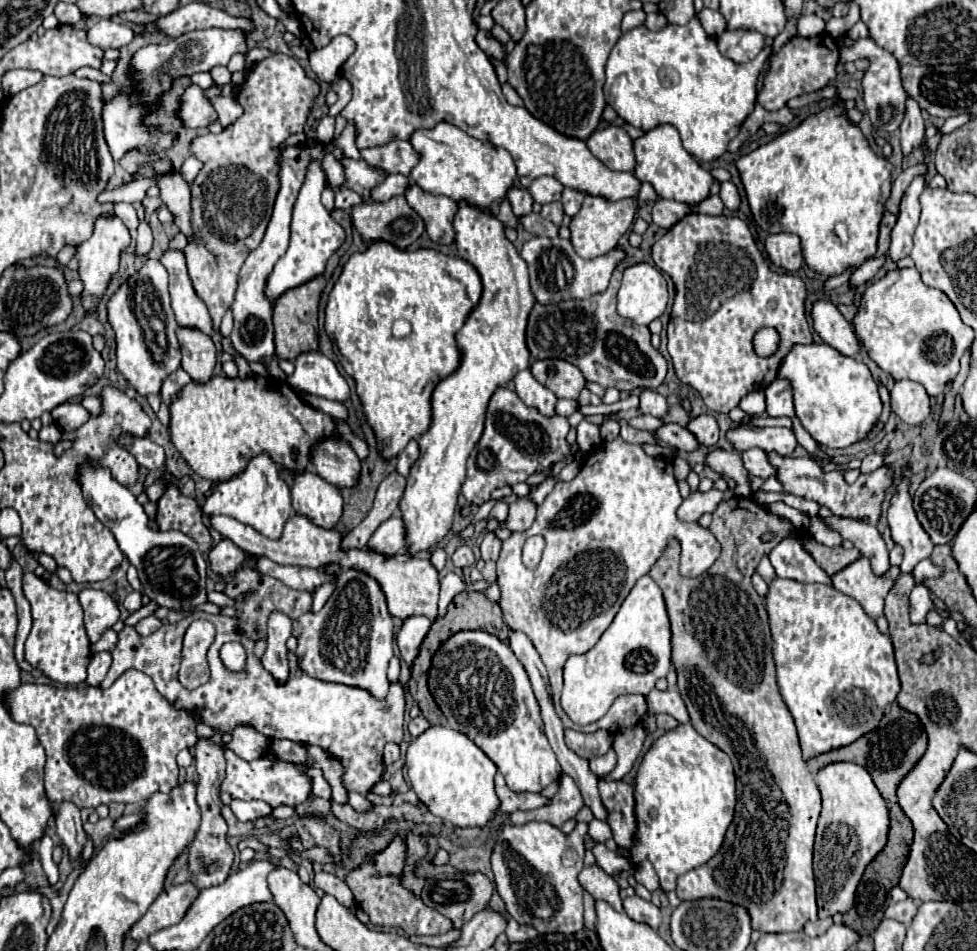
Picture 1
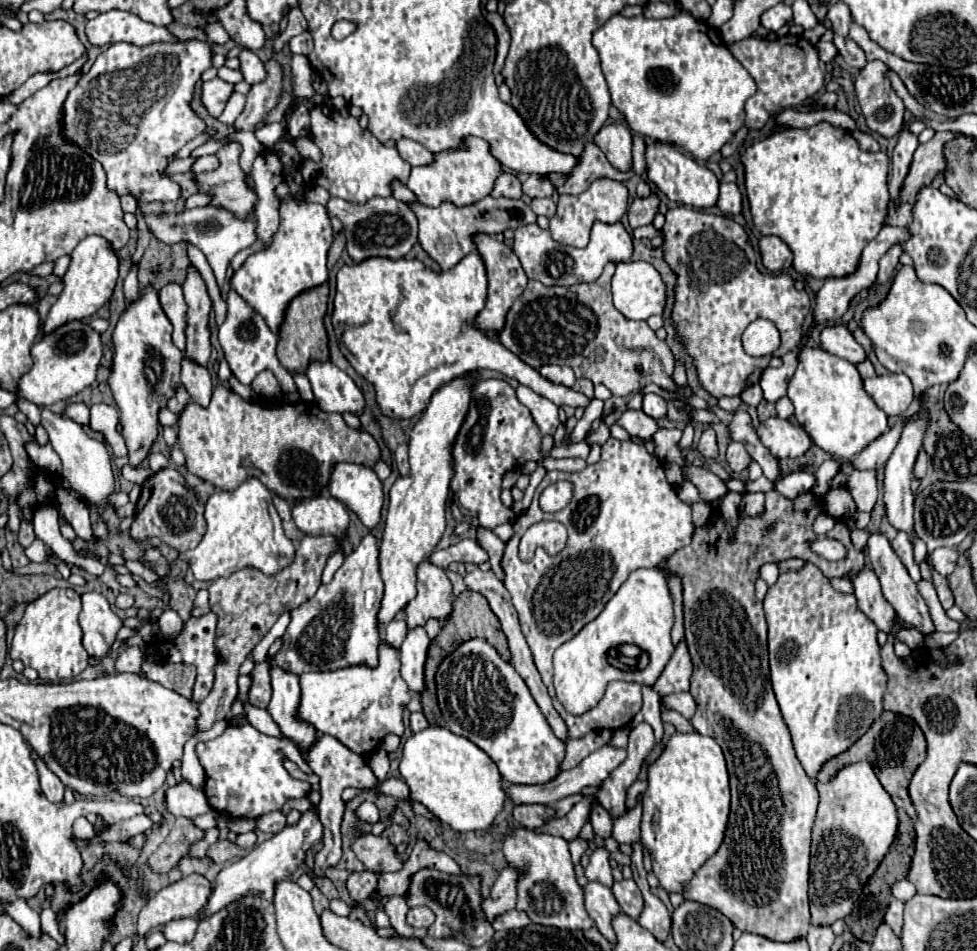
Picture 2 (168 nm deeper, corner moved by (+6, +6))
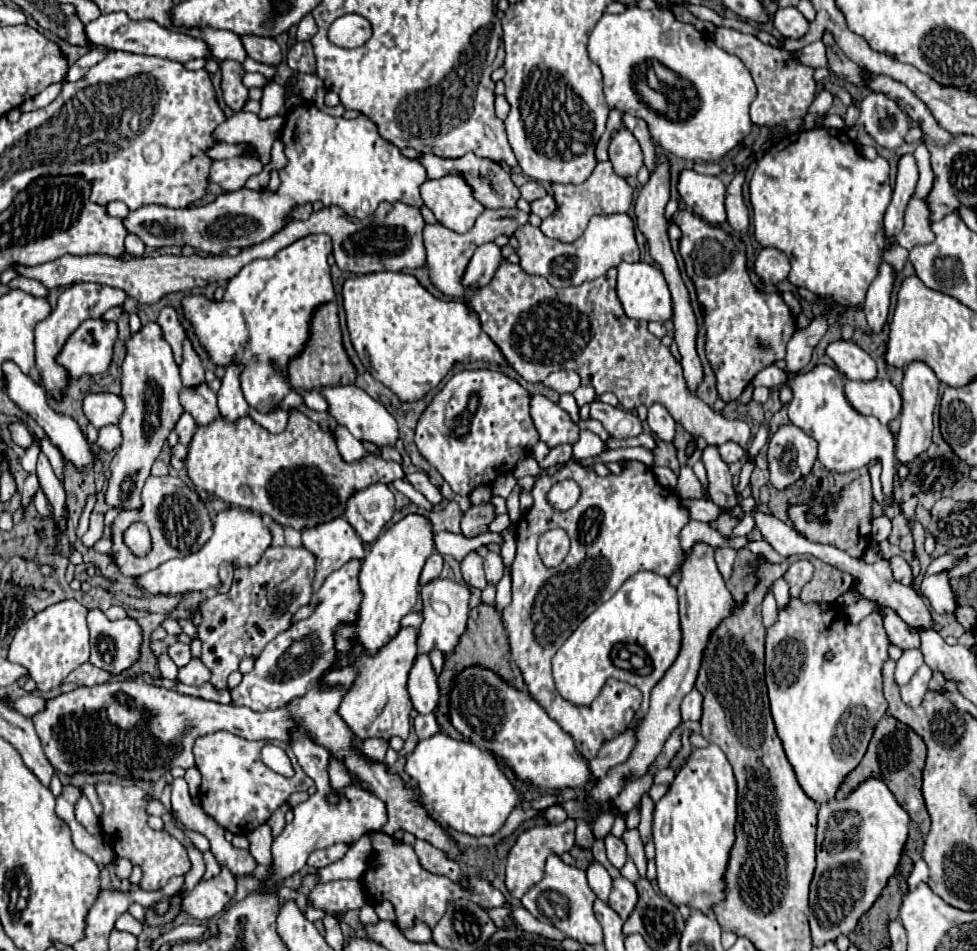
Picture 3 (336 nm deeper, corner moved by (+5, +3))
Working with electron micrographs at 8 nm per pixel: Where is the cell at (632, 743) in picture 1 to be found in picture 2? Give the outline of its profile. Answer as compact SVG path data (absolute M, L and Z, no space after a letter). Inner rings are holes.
M601 747L597 749L595 753L587 755L575 769L571 771L565 771L565 773L559 773L555 779L543 783L543 785L511 785L507 781L503 781L503 791L509 795L509 799L517 805L521 803L541 803L541 805L553 805L573 793L581 793L585 787L595 787L595 785L601 785L609 775L611 771L615 771L627 757L627 751L625 749L617 749L617 747Z

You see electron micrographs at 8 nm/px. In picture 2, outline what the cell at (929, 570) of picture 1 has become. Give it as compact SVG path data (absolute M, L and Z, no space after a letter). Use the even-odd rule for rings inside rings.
M941 547L927 555L927 563L941 575L949 575L955 569L955 561L957 561L957 547L955 549Z

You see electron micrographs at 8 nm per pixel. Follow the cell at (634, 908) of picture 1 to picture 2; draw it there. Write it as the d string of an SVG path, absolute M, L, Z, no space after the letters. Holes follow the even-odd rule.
M623 879L623 881L615 883L613 895L615 895L617 903L621 905L623 913L627 913L633 919L637 919L641 915L645 901L643 901L643 895L641 895L641 891L633 879Z

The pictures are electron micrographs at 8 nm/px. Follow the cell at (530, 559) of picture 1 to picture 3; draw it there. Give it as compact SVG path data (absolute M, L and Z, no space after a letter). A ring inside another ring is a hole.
M560 528L552 530L552 532L546 532L542 538L540 538L540 544L538 544L538 554L544 562L546 568L556 568L558 564L562 564L562 560L566 558L568 554L568 548L570 548L570 540L568 540L568 534Z

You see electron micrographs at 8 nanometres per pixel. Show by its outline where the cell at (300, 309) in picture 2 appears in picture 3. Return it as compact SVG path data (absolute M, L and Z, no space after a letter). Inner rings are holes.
M328 302L328 304L320 306L316 316L312 318L308 348L296 360L292 360L292 364L288 366L290 384L296 390L322 390L326 386L354 384L356 376L358 376L358 372L342 346L342 330L340 330L336 302Z

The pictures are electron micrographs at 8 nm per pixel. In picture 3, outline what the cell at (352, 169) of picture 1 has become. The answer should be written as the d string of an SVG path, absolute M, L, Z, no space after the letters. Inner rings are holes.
M296 106L286 114L284 128L280 132L280 140L284 144L286 160L288 164L280 170L280 188L276 192L270 190L234 190L234 192L224 192L220 194L212 204L198 206L198 208L184 208L184 210L174 210L174 208L164 208L156 204L142 206L138 210L132 210L122 222L126 230L134 236L138 236L146 246L152 248L162 248L162 246L192 246L198 248L206 254L222 254L226 248L236 246L236 248L248 248L254 244L260 244L280 232L290 220L292 220L292 208L298 204L306 202L316 202L320 200L324 206L340 206L346 214L356 216L356 218L366 218L370 216L380 202L404 202L410 206L422 208L424 202L420 198L420 186L426 182L426 170L418 160L406 158L400 154L400 148L390 144L378 134L378 126L364 114L360 114L354 120L346 118L336 118L330 116L316 106Z

